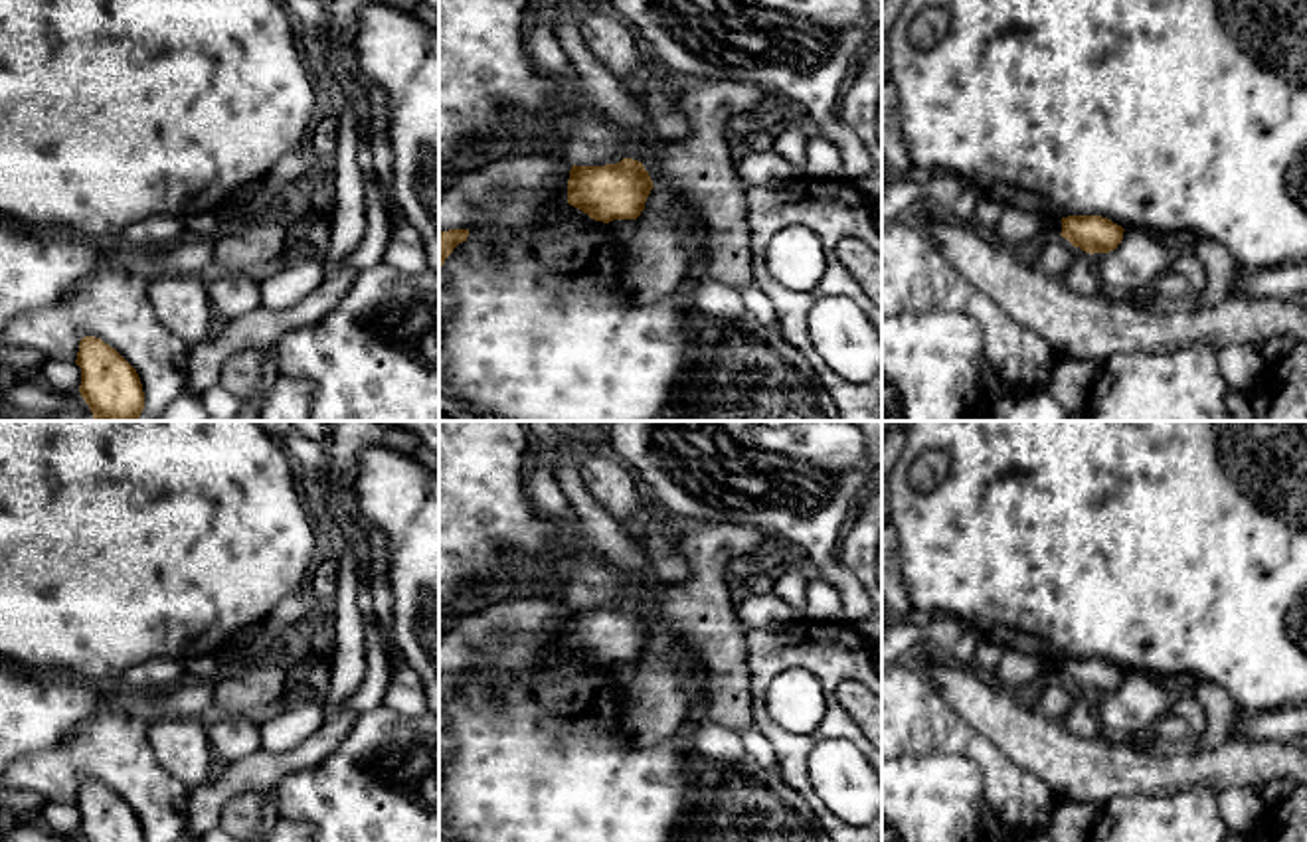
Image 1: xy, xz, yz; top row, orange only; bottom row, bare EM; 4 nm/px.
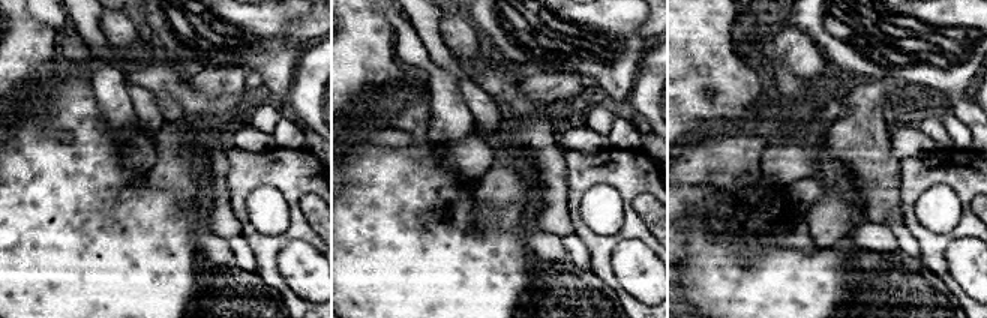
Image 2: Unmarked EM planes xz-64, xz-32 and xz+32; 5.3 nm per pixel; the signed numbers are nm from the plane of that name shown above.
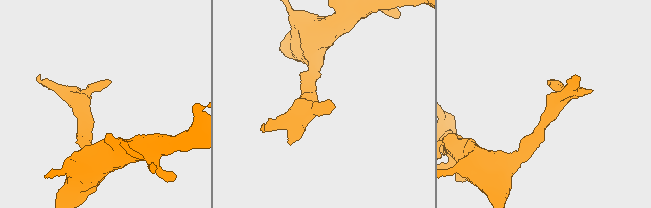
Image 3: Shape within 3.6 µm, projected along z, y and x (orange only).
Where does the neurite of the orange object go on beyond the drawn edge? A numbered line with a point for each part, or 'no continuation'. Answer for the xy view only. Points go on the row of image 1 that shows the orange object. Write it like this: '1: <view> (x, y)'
no continuation

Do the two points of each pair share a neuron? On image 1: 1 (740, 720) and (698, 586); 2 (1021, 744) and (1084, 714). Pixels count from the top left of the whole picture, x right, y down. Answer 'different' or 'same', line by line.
1: same
2: different

